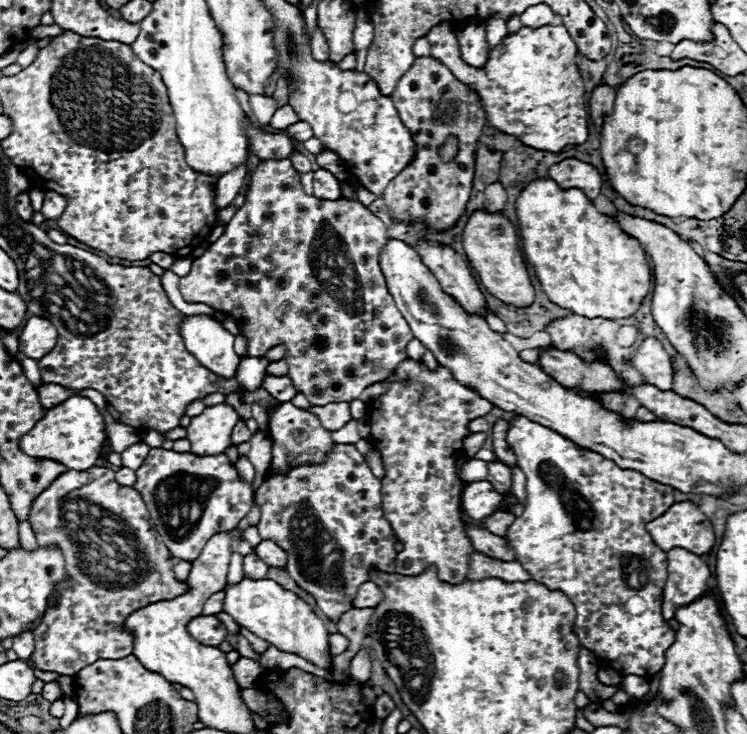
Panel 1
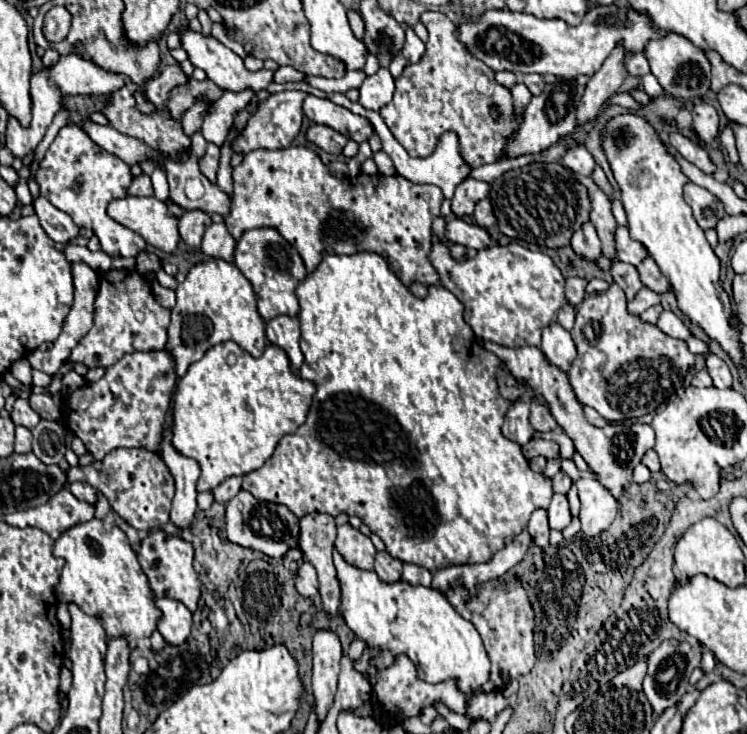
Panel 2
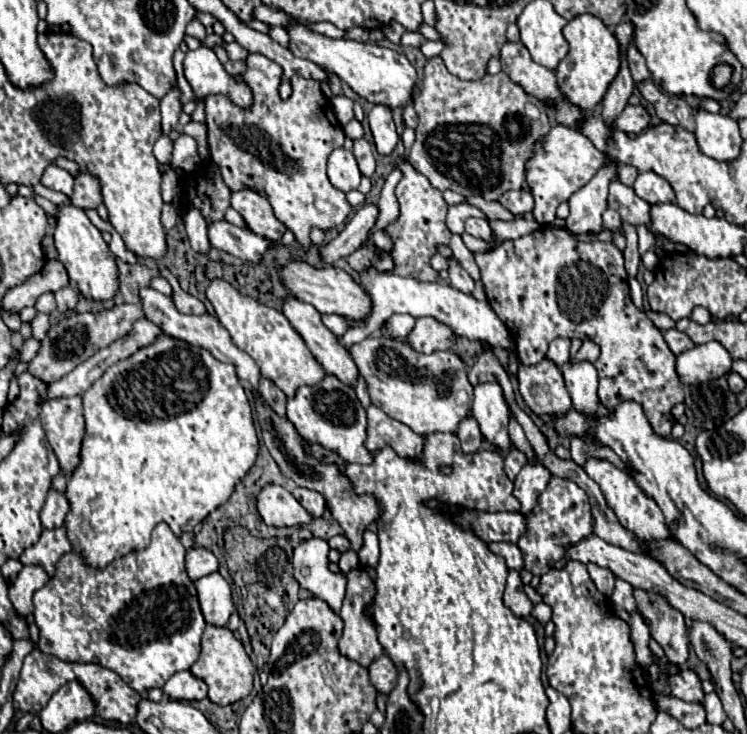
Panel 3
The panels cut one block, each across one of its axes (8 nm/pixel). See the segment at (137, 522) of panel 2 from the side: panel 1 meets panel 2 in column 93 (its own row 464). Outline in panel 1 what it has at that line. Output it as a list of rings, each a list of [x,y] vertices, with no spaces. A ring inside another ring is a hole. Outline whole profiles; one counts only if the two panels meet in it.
[[[466,460],[462,464],[462,470],[460,470],[460,480],[462,482],[474,482],[474,480],[484,480],[488,474],[488,466],[484,460]]]

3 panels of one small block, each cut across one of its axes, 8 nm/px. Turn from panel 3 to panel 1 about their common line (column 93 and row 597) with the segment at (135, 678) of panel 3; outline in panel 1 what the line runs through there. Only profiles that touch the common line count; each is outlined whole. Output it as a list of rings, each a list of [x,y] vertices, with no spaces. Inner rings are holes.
[[[512,414],[510,418],[506,442],[518,456],[520,470],[526,474],[528,498],[524,504],[524,514],[514,520],[506,534],[506,540],[510,540],[516,550],[518,562],[536,582],[544,584],[548,590],[560,590],[570,598],[578,614],[574,634],[584,648],[590,648],[600,660],[608,662],[622,676],[636,674],[650,680],[664,666],[666,650],[674,642],[674,630],[662,618],[662,592],[668,578],[668,556],[654,544],[646,532],[646,524],[664,514],[676,502],[674,488],[654,482],[636,470],[622,470],[612,460],[582,448],[562,434],[556,434],[554,430],[520,414]],[[632,596],[646,600],[646,610],[642,614],[626,612],[624,604]]]

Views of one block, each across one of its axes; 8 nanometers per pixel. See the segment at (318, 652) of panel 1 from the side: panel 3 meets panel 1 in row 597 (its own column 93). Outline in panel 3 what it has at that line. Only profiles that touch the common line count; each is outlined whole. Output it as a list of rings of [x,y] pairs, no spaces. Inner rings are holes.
[[[58,204],[54,218],[54,244],[58,250],[58,260],[68,270],[70,280],[76,288],[94,300],[110,300],[118,290],[118,270],[114,258],[108,258],[108,244],[102,240],[100,230],[88,220],[86,212],[74,204]]]

